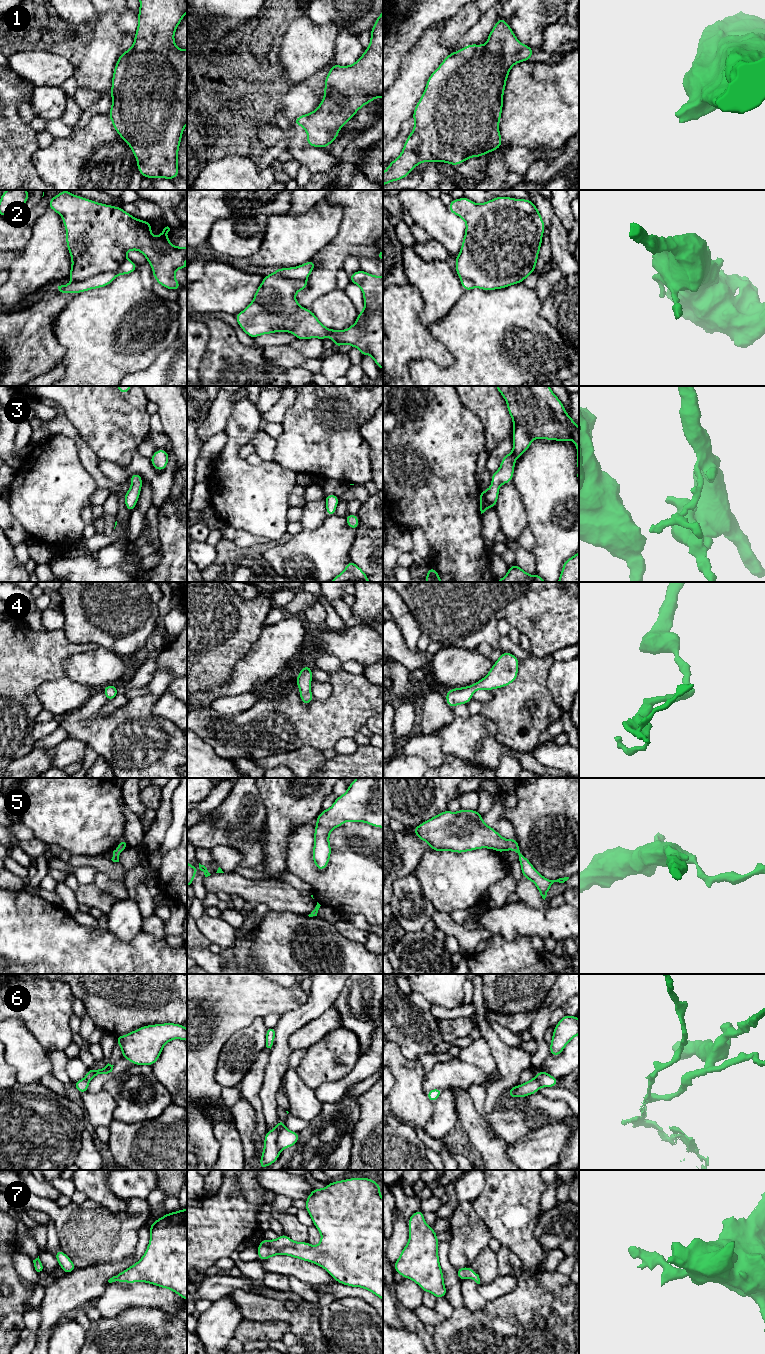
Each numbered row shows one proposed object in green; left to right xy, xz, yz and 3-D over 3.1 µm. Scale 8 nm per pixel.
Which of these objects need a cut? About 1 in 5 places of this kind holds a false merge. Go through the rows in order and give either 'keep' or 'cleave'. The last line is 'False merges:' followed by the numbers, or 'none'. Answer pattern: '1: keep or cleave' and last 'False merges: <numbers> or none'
1: keep
2: keep
3: keep
4: keep
5: keep
6: cleave
7: keep
False merges: 6

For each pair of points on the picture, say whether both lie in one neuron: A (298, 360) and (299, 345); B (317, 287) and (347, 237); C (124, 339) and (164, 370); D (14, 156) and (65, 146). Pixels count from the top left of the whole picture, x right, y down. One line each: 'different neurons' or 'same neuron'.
A: different neurons
B: same neuron
C: different neurons
D: different neurons

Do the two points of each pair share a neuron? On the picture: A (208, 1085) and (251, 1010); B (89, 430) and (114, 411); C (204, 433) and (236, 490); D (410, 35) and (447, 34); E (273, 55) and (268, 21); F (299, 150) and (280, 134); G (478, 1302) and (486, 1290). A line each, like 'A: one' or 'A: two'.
A: one
B: one
C: two
D: two
E: one
F: one
G: two

